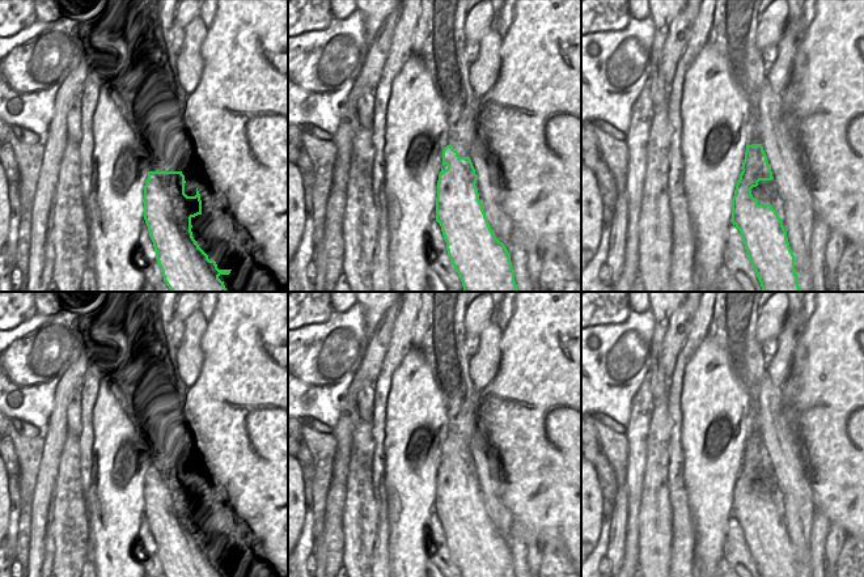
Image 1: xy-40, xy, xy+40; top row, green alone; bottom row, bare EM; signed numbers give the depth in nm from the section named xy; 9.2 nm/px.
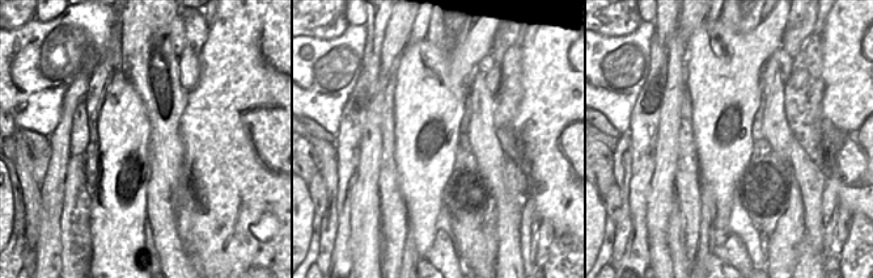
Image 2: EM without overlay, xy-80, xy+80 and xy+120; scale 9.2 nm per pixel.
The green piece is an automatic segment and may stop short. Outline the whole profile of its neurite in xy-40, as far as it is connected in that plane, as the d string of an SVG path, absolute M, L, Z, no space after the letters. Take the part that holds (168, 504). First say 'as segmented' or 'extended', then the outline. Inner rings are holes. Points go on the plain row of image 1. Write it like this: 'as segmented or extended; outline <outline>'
extended; outline M126 292L119 323L118 356L131 368L151 412L144 513L166 577L224 577L219 569L229 568L232 563L219 563L191 525L191 512L202 508L202 493L198 481L195 489L185 487L182 451L187 449L187 438L181 420L185 389L175 377L175 353L169 343L169 315L175 297L177 292Z

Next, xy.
extended; outline M422 292L411 344L431 368L448 411L448 433L437 474L436 514L441 519L448 548L462 577L516 577L511 547L494 527L475 479L478 468L470 453L480 394L469 376L463 311L469 292Z

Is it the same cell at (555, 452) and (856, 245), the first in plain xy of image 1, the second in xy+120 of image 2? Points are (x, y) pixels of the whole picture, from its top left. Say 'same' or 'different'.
different

